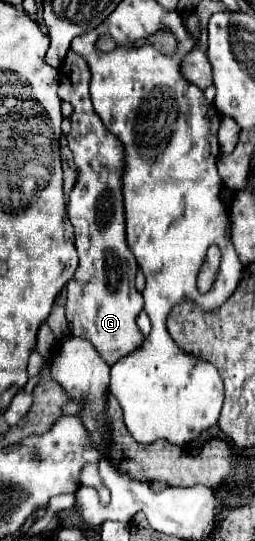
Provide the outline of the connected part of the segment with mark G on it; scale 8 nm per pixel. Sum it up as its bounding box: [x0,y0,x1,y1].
[58,49,144,365]

